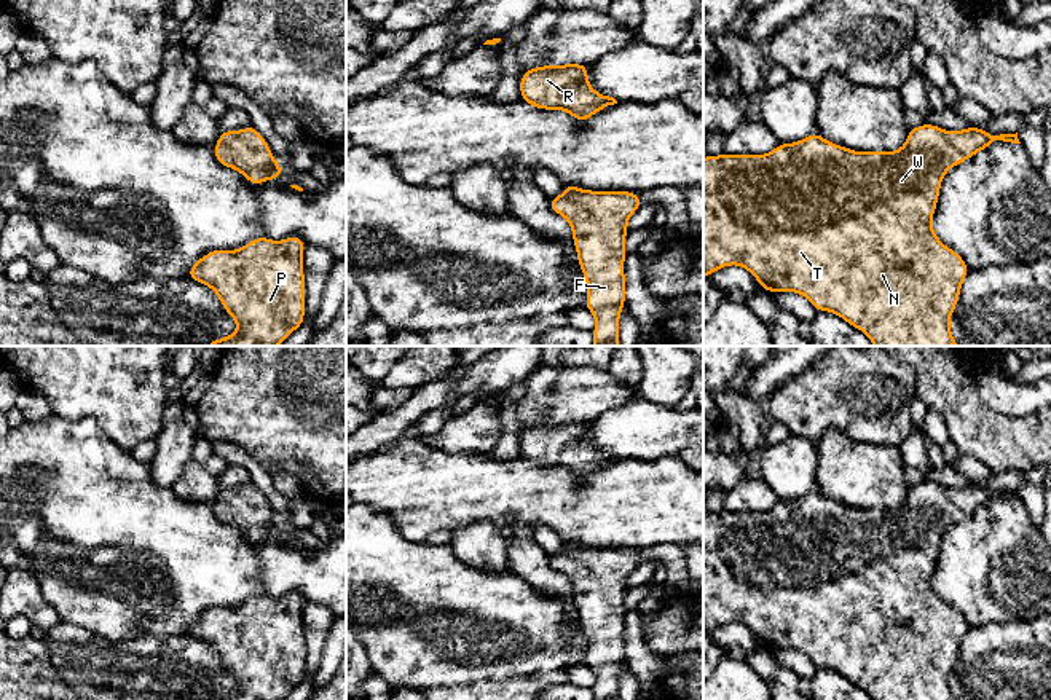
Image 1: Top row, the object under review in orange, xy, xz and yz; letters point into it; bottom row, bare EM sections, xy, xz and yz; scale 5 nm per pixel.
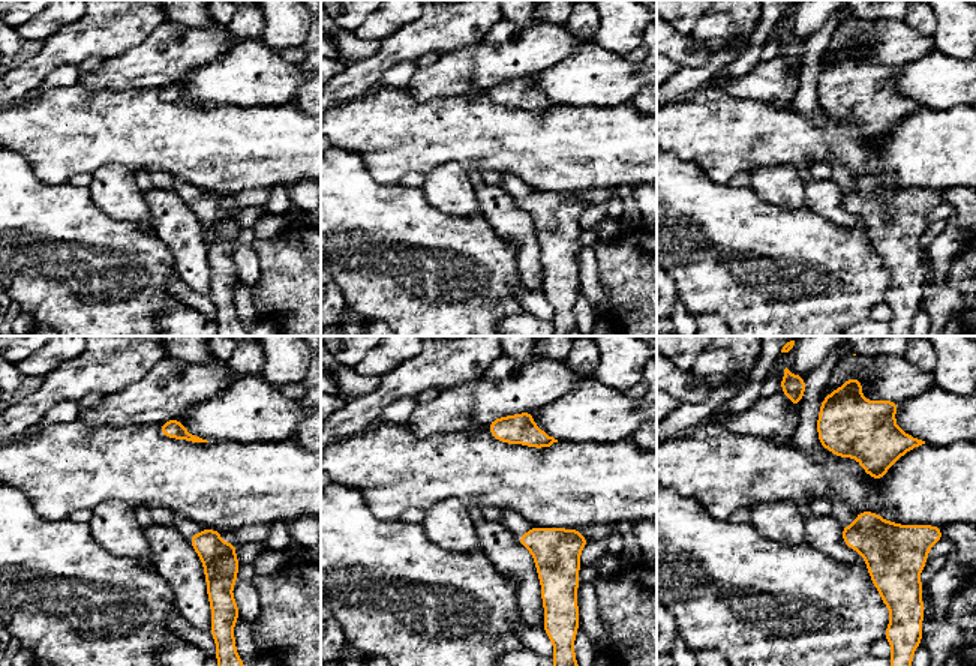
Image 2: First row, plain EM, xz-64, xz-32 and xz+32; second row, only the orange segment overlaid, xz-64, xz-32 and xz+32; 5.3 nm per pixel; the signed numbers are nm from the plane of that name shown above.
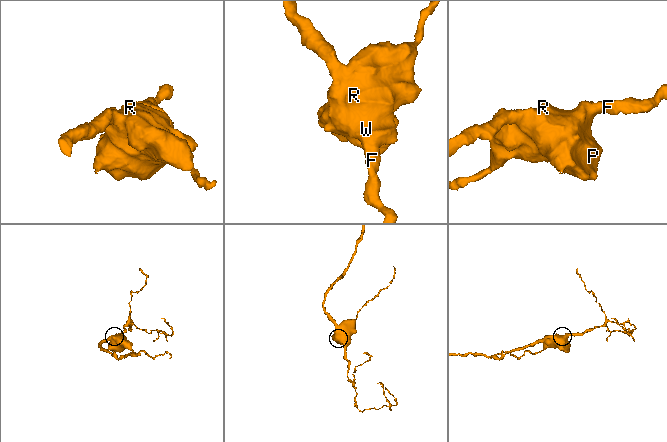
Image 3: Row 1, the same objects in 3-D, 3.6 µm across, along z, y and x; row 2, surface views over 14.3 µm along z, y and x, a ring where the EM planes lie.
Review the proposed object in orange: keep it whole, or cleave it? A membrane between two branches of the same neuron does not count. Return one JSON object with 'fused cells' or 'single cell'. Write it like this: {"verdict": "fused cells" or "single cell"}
{"verdict": "single cell"}

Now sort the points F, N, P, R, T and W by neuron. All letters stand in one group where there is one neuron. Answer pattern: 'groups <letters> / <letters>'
groups F N P R T W

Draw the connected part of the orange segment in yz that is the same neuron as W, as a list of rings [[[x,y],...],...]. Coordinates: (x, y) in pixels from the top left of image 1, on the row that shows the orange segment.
[[[923,123],[922,126],[907,131],[906,144],[896,151],[868,151],[861,153],[836,145],[823,139],[818,132],[809,134],[805,139],[794,144],[778,144],[767,155],[730,155],[703,158],[703,277],[711,276],[719,268],[740,265],[748,269],[766,292],[796,292],[804,295],[815,311],[829,311],[842,317],[852,327],[864,332],[874,346],[958,346],[951,333],[949,319],[955,311],[960,298],[963,279],[968,276],[962,255],[946,247],[931,228],[933,212],[938,206],[939,187],[944,174],[973,158],[979,150],[989,148],[995,140],[1021,144],[1016,134],[987,134],[978,126],[963,131],[947,132],[935,124]]]

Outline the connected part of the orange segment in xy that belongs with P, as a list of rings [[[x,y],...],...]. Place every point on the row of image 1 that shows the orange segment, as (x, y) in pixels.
[[[295,234],[284,241],[258,236],[238,250],[211,250],[188,269],[185,277],[211,287],[238,325],[234,335],[206,346],[278,346],[305,322],[305,246]]]

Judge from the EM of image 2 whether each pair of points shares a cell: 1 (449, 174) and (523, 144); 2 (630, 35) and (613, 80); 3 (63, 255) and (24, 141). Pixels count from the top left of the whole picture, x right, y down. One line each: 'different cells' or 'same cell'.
1: different cells
2: different cells
3: different cells

